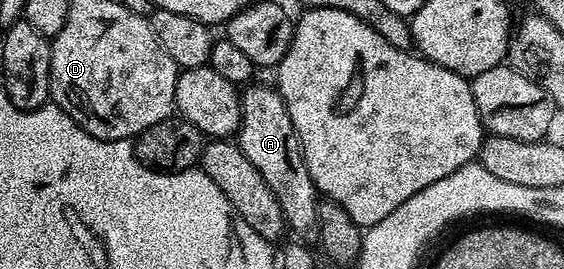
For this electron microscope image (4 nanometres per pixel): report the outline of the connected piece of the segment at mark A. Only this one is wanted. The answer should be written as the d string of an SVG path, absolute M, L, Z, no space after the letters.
M248 86L241 95L243 119L237 132L239 148L245 153L245 157L249 157L249 161L253 161L257 173L265 177L265 185L269 185L273 197L277 197L281 205L286 226L290 230L292 227L300 235L300 240L314 240L319 233L321 196L315 189L313 177L309 177L293 121L289 117L285 101L274 86L255 86Z

